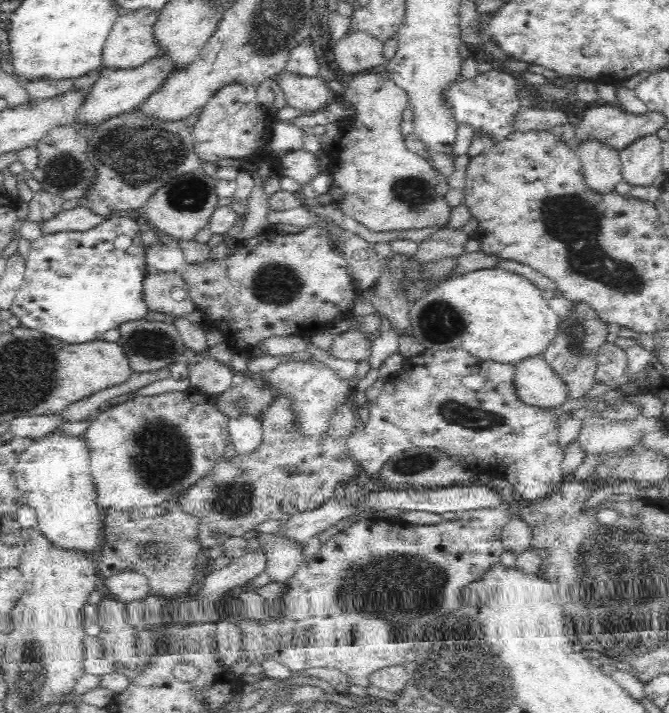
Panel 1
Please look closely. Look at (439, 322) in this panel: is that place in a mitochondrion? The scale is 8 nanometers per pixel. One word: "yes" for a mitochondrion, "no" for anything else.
yes

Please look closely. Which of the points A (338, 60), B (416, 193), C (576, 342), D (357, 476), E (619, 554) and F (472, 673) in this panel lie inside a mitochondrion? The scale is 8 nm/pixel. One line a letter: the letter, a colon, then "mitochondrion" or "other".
A: other
B: mitochondrion
C: mitochondrion
D: other
E: mitochondrion
F: mitochondrion

